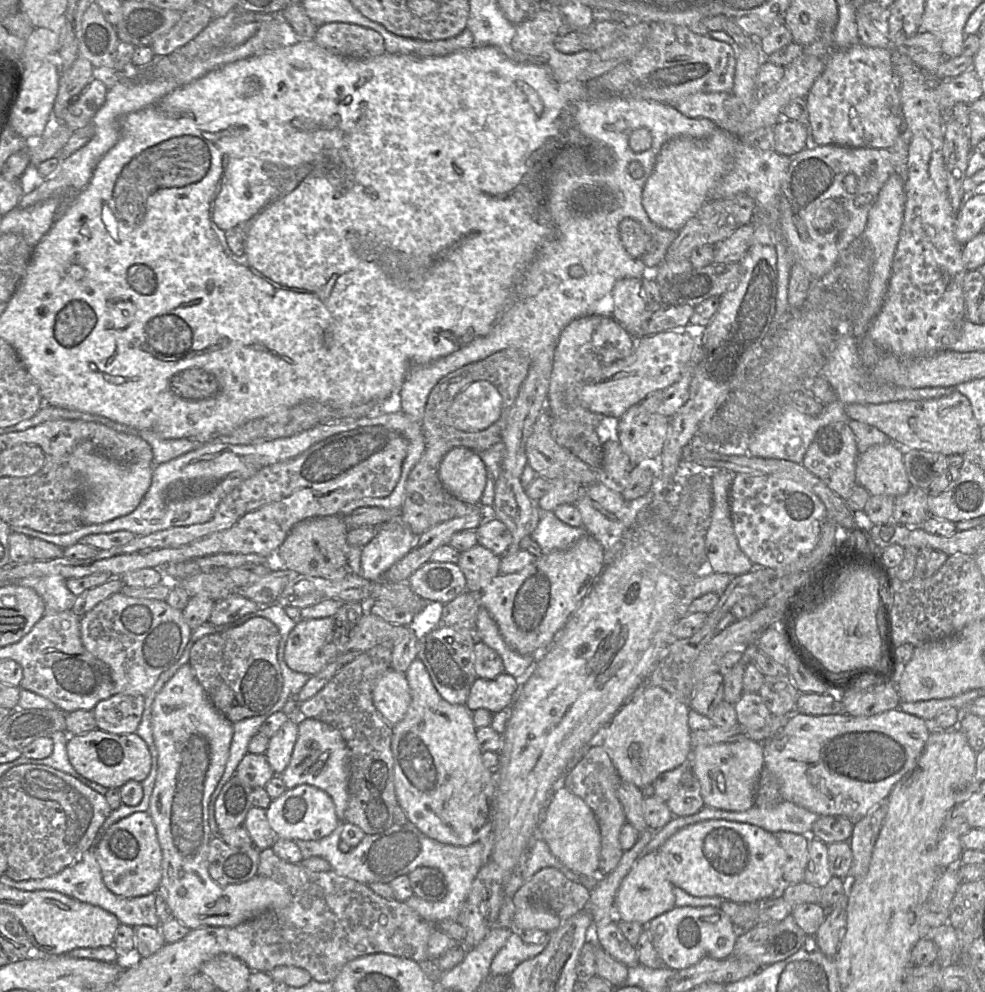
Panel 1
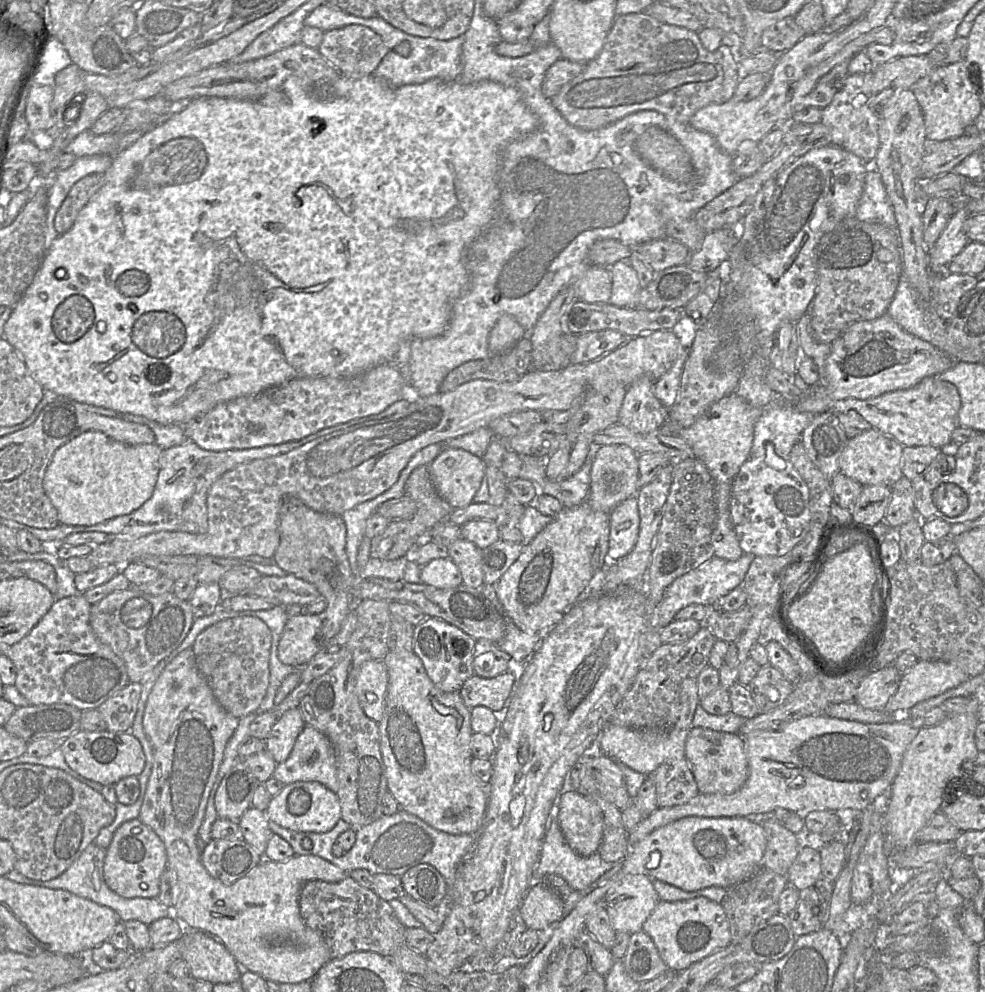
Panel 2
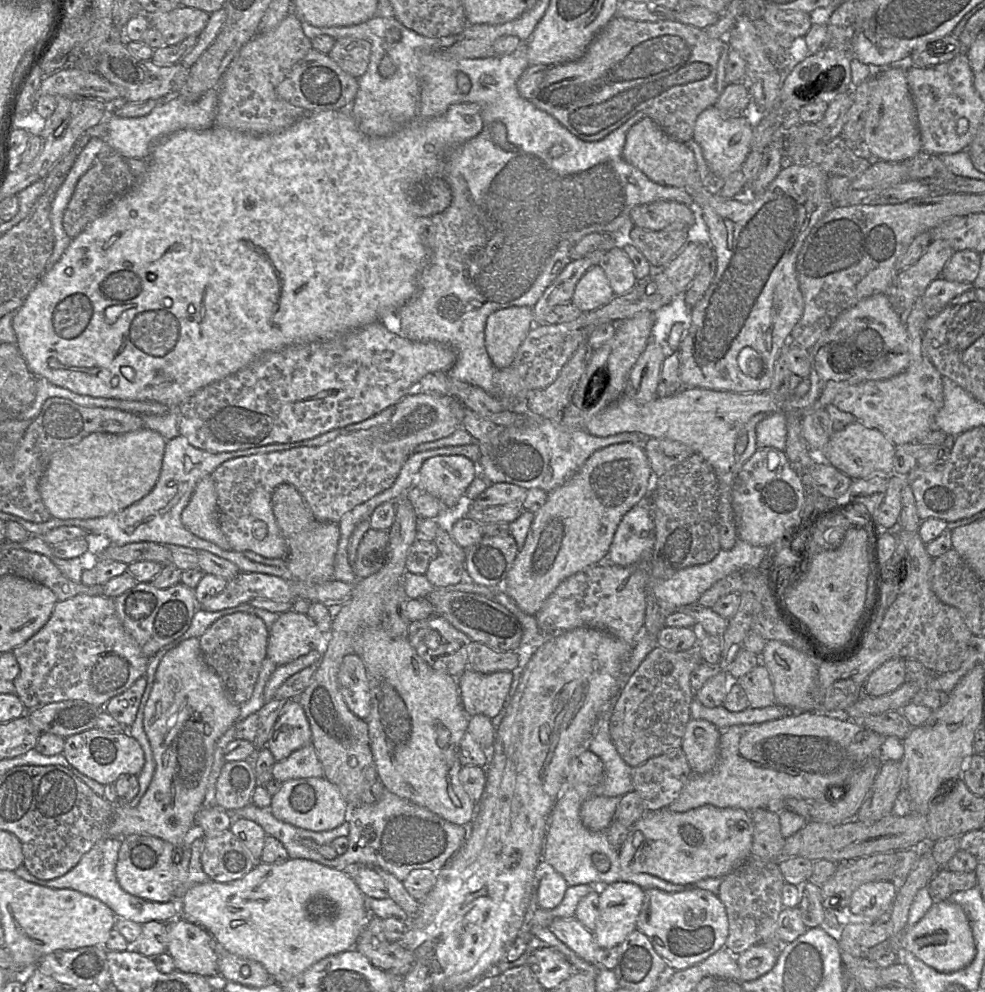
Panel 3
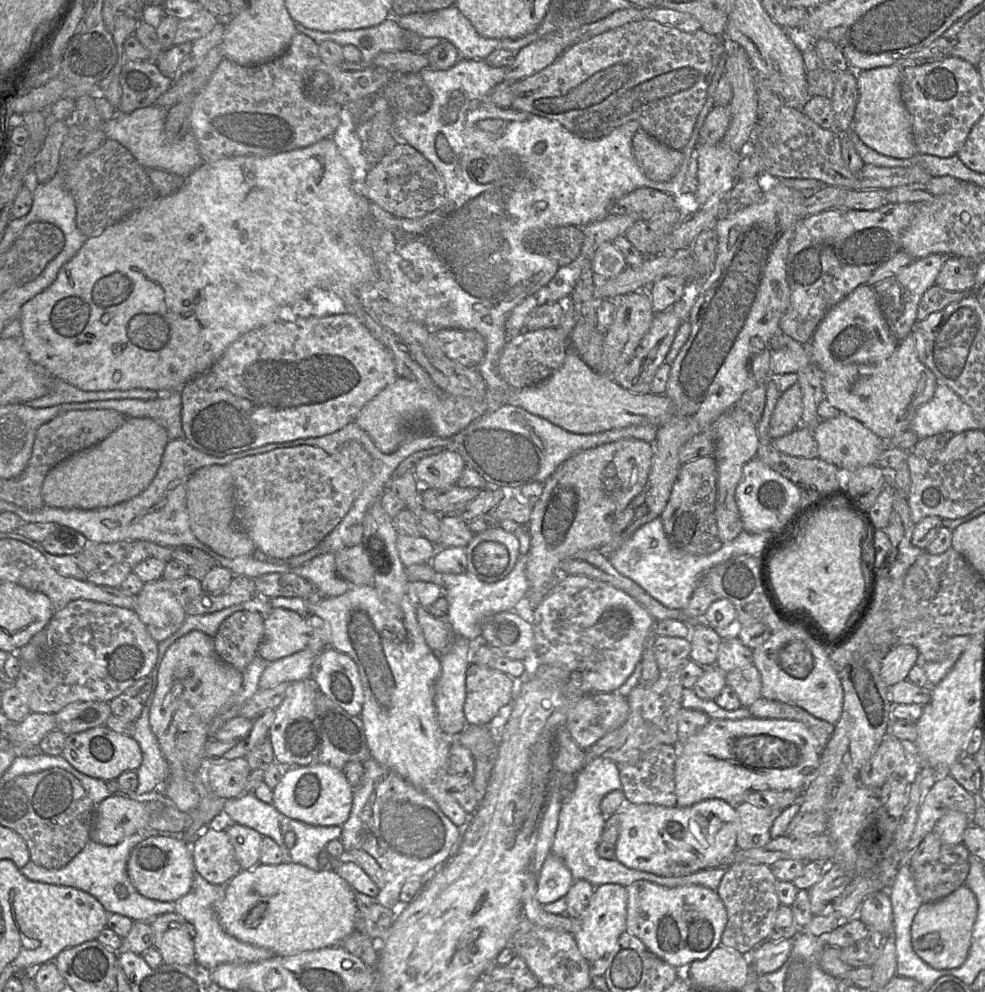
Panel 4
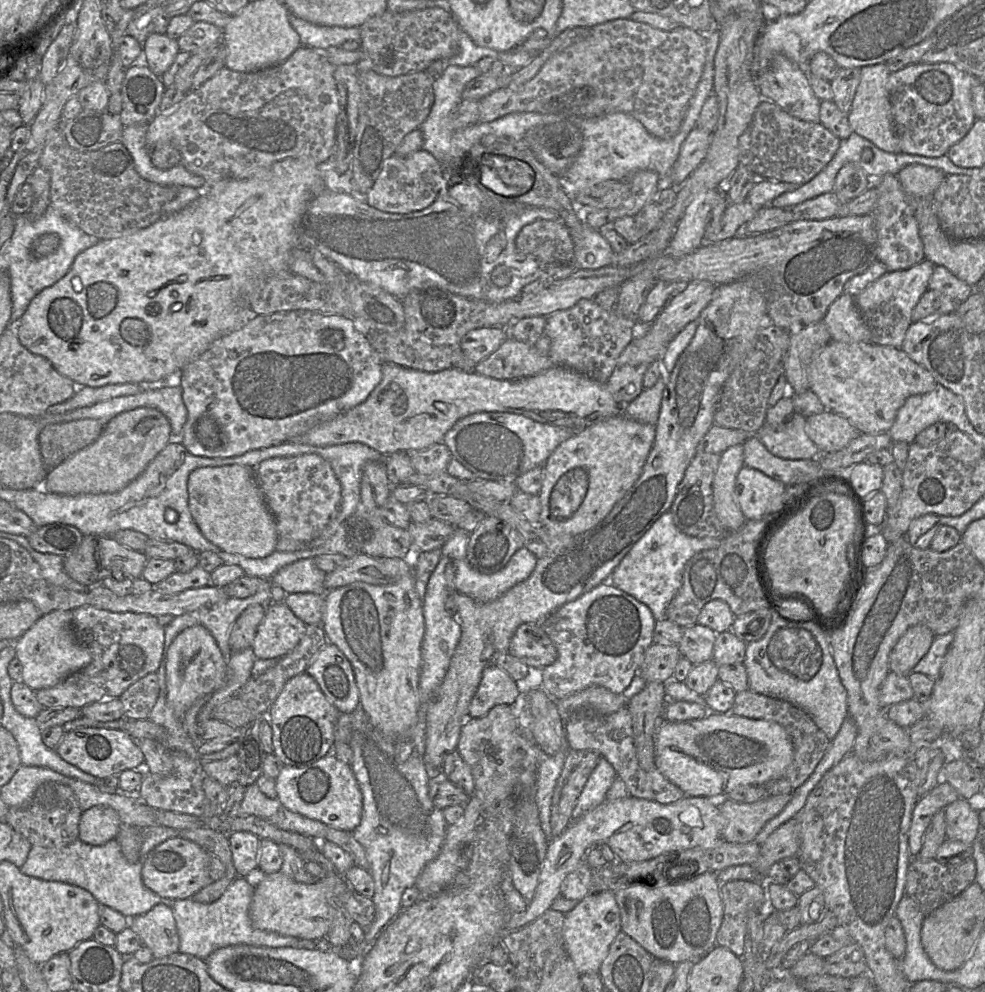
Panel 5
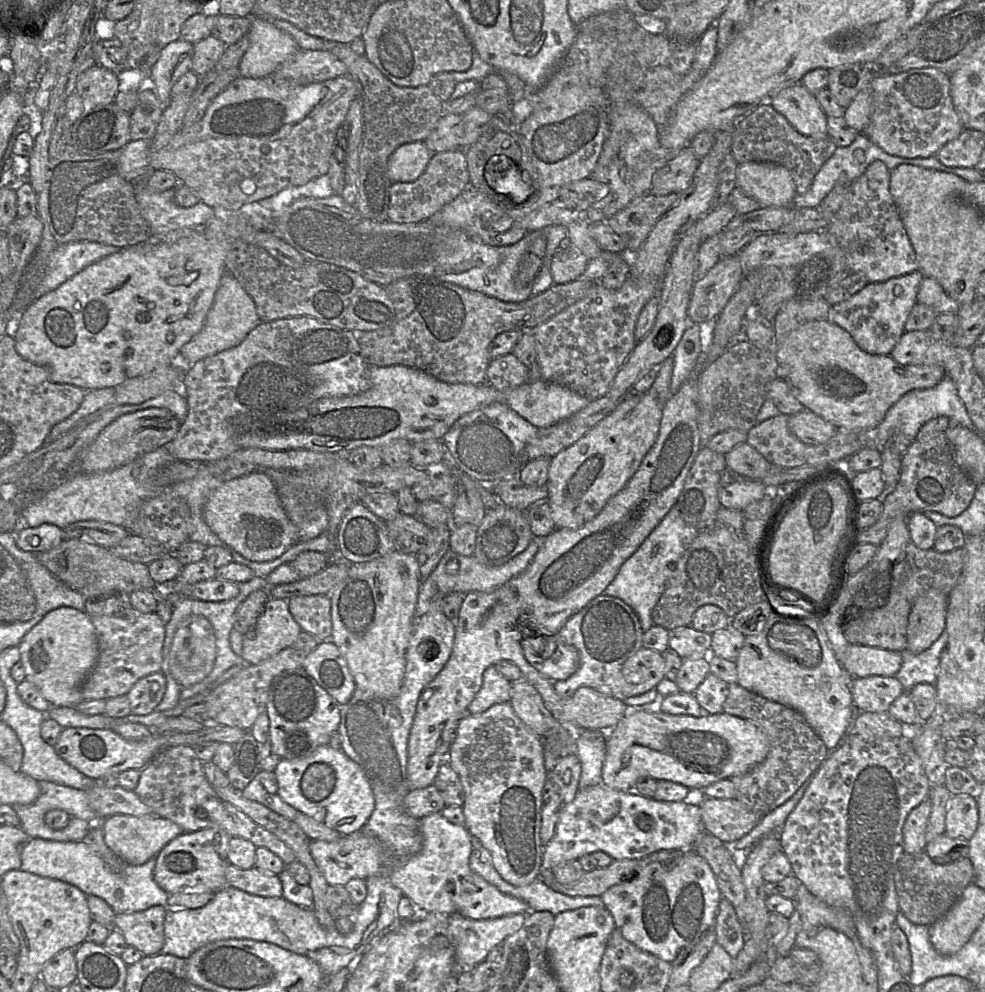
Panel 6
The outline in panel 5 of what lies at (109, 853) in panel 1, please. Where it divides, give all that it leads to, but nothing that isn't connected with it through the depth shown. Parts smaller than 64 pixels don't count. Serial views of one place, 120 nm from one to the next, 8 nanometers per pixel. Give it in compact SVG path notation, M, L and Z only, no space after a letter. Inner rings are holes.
M180 837L167 839L149 852L142 867L146 887L163 898L173 900L192 898L210 884L211 854L200 845Z

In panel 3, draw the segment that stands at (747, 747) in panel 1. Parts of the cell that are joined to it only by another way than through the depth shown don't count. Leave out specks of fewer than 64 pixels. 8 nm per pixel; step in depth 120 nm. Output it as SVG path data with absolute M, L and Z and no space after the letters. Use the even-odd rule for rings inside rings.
M691 718L686 725L681 749L693 774L710 772L719 758L721 730L703 719Z

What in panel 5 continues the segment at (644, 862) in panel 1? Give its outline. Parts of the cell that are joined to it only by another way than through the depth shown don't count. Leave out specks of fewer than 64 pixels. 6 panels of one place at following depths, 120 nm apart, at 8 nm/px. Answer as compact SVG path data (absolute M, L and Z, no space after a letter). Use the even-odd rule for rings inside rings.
M610 890L589 893L571 911L564 914L562 929L564 945L581 975L599 972L610 945L620 931L620 910L615 900L614 892Z

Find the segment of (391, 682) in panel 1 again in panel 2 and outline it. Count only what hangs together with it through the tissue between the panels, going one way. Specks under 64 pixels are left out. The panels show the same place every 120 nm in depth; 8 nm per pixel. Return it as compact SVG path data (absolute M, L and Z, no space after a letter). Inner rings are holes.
M383 660L365 661L356 680L356 693L365 714L379 722L385 709L388 670Z

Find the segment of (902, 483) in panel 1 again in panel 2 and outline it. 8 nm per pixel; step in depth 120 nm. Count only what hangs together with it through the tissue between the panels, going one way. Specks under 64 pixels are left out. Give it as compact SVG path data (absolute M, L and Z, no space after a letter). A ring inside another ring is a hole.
M871 428L848 439L838 461L840 472L859 482L862 486L892 486L903 476L901 470L903 448L904 446L894 438L881 433L875 428Z

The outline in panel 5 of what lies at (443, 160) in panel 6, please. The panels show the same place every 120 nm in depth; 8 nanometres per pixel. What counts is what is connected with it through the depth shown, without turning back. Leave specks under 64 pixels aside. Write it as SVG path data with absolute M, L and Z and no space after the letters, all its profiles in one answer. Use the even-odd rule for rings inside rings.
M418 150L407 156L393 154L368 191L366 202L384 212L407 214L429 207L437 200L444 187L442 165L429 152Z

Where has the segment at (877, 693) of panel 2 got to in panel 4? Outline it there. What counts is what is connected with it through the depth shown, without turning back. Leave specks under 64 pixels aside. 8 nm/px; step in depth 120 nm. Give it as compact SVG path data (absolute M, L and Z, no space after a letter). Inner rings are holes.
M909 644L893 648L882 660L880 675L888 687L907 679L911 668L919 663L918 650Z

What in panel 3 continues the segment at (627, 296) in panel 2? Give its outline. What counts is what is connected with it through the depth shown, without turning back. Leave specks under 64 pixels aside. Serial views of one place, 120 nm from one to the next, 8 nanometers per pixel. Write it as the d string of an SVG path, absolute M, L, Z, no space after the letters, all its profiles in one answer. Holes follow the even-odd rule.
M620 247L607 251L599 265L604 270L615 296L627 293L638 282L631 260Z

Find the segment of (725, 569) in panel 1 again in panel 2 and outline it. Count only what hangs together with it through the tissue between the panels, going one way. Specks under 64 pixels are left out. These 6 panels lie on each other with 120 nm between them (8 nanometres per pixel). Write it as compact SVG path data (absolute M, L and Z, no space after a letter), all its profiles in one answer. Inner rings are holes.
M734 392L714 402L690 427L675 428L669 421L663 426L668 432L677 433L691 446L694 456L707 467L713 479L716 517L712 531L714 556L735 561L743 554L730 517L732 484L740 467L751 454L754 425L762 409L748 403Z

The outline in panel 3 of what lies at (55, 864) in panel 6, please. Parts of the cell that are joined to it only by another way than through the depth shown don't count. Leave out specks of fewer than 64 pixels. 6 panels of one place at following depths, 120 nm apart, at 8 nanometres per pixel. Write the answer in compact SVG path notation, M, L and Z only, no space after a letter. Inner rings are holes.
M106 836L97 842L80 861L65 875L53 880L41 880L33 876L25 866L20 866L15 873L25 881L50 888L68 888L82 892L94 897L109 906L118 918L131 920L139 924L151 921L169 922L179 917L179 909L175 900L160 903L142 899L123 890L120 886L117 875L116 865L122 839Z

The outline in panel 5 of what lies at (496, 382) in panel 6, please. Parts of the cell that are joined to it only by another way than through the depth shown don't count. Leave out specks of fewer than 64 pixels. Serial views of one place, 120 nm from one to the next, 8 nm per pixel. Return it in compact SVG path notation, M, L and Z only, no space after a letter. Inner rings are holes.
M508 337L502 345L474 370L481 376L496 380L514 381L532 377L553 367L547 355L538 352L535 345Z

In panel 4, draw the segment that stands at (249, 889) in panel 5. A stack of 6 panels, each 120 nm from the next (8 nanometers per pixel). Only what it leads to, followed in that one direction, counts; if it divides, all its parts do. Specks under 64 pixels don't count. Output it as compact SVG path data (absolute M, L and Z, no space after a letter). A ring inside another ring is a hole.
M196 871L190 892L175 901L175 913L181 915L195 928L196 963L212 971L221 964L254 963L272 958L275 954L271 950L242 942L224 930L218 919L217 909L225 897L225 891L226 885L212 884Z

